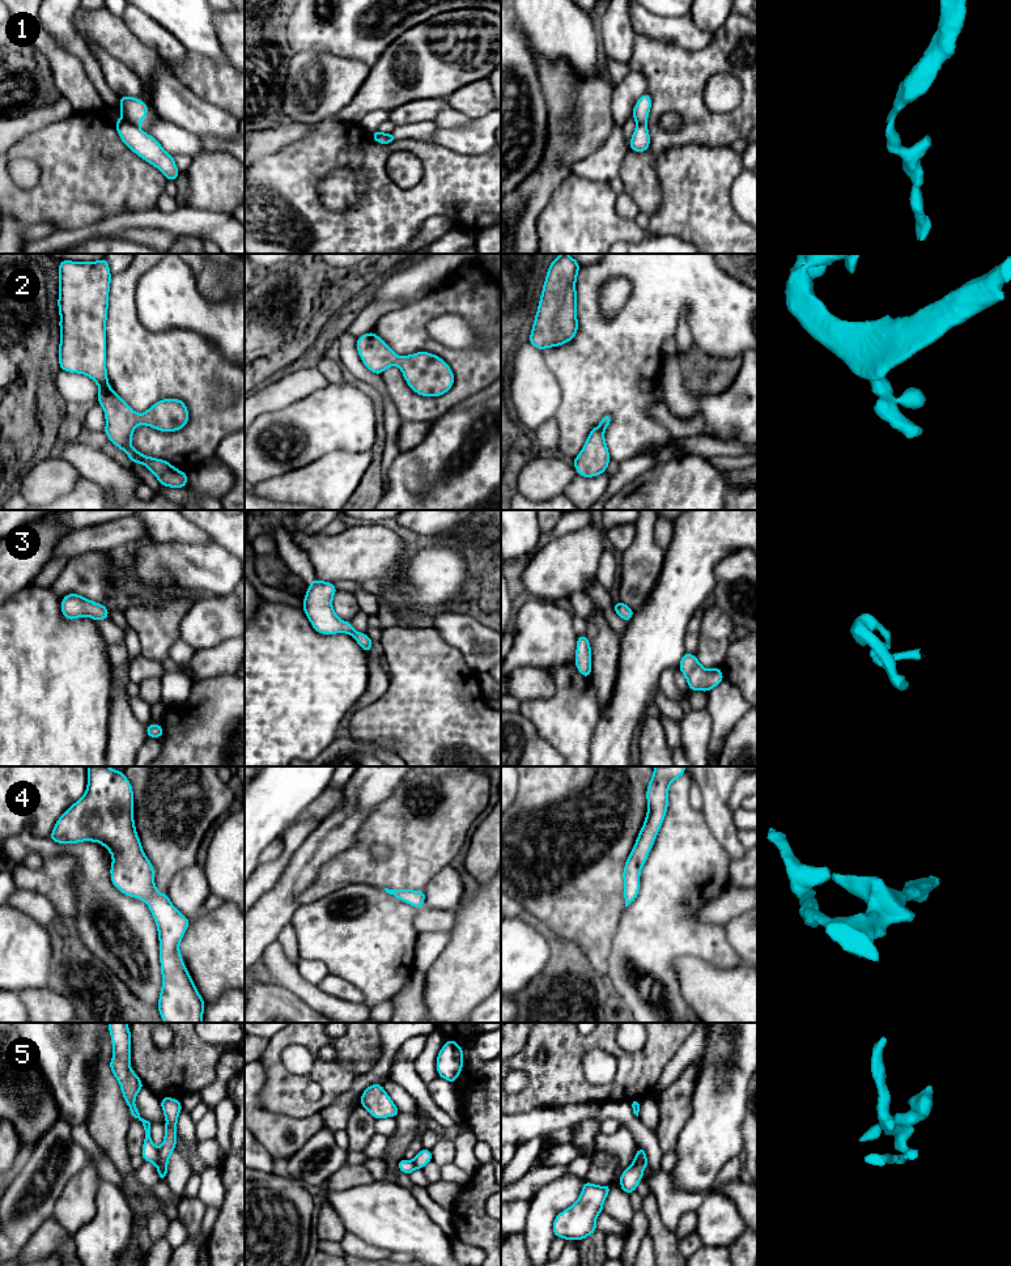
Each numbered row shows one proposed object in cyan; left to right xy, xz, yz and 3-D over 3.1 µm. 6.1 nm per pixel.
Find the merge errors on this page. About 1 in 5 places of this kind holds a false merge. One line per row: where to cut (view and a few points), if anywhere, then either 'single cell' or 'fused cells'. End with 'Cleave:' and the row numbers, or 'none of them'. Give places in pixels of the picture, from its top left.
1: xy (124, 118), (137, 127) | fused cells
2: no cut | single cell
3: no cut | single cell
4: no cut | single cell
5: xy (158, 1148), (157, 1167) | fused cells
Cleave: 1, 5

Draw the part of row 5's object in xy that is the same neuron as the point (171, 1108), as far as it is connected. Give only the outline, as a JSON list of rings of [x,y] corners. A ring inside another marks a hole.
[[[162,1097],[161,1106],[166,1118],[166,1126],[165,1126],[163,1144],[158,1148],[157,1171],[160,1181],[165,1181],[167,1173],[169,1157],[177,1144],[177,1130],[178,1130],[177,1121],[182,1110],[182,1104],[179,1100],[175,1100],[173,1097]]]

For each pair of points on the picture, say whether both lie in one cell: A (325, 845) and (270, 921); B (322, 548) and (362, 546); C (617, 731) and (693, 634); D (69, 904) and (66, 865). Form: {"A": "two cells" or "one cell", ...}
{"A": "one cell", "B": "one cell", "C": "two cells", "D": "one cell"}

